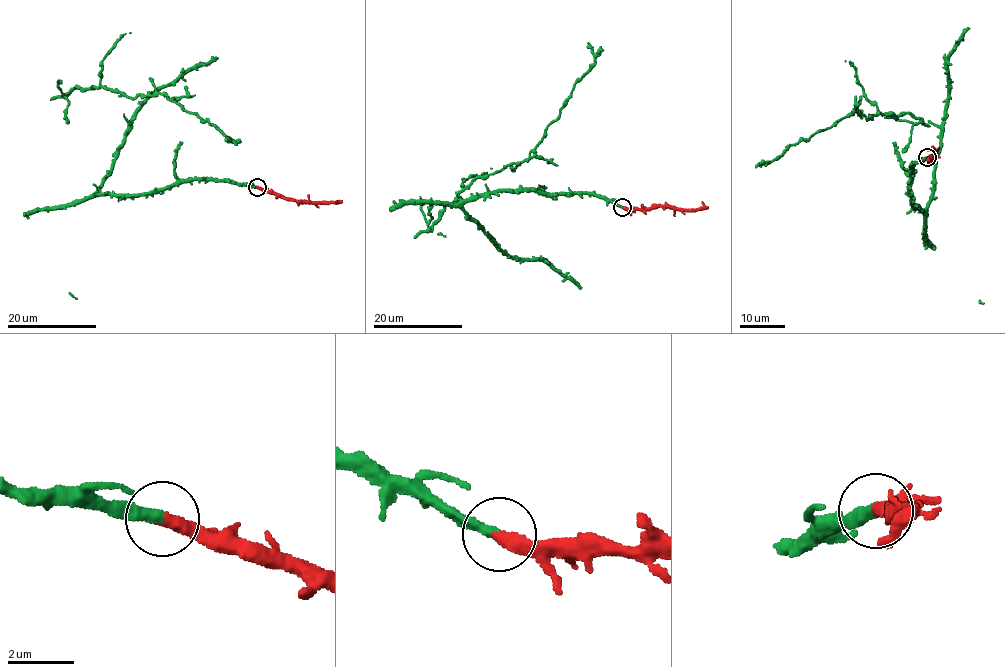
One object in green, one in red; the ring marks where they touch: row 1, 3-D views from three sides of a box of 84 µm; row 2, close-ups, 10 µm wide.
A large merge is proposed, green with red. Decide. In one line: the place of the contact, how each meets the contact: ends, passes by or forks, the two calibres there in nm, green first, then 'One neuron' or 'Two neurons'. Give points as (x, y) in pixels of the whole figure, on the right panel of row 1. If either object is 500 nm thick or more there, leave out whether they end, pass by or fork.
Place: (927, 157). At the ring green ends. At the ring red ends. Thickness 320 nm (green) against 440 nm. One neuron

